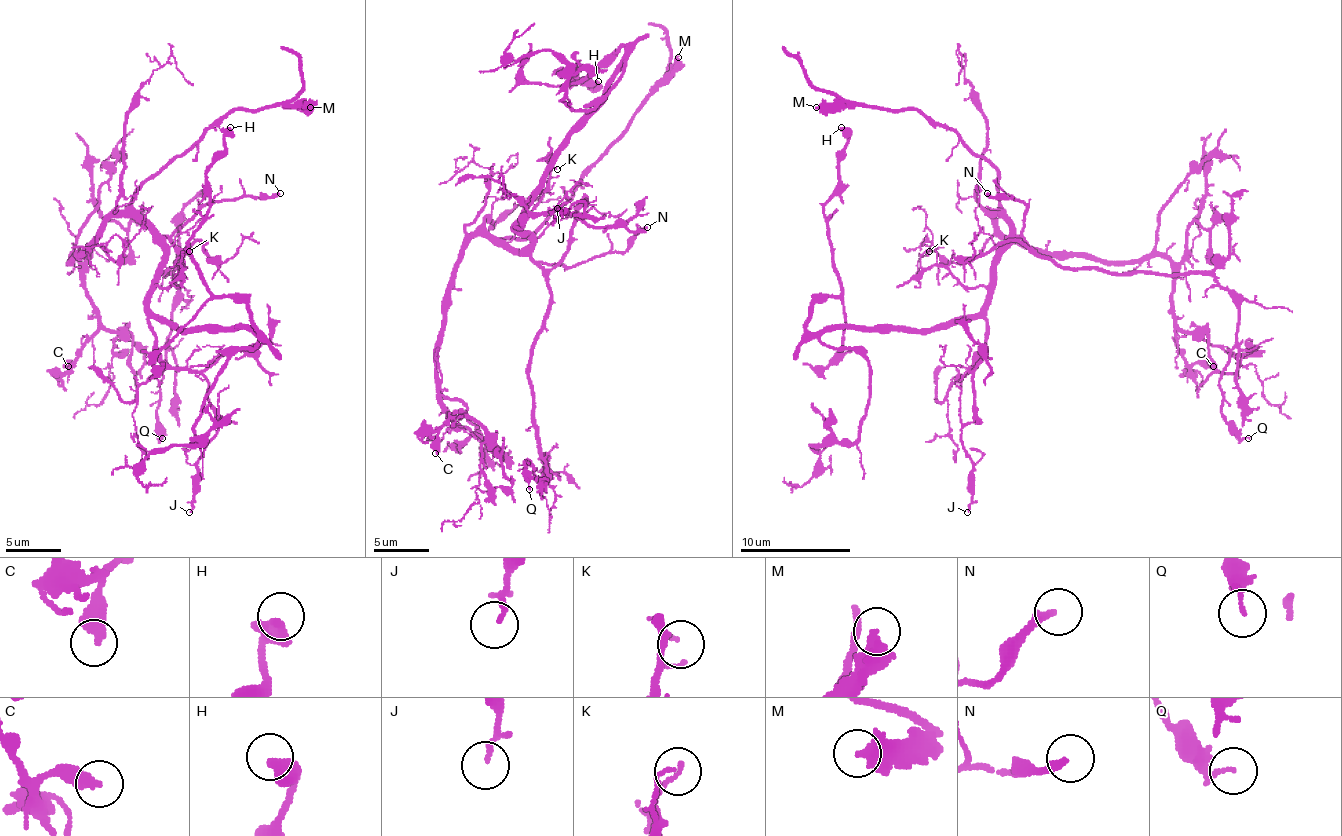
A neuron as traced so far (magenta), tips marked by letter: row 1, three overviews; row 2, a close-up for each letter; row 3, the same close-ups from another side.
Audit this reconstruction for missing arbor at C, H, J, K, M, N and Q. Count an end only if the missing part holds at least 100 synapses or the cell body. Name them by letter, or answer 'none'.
none

